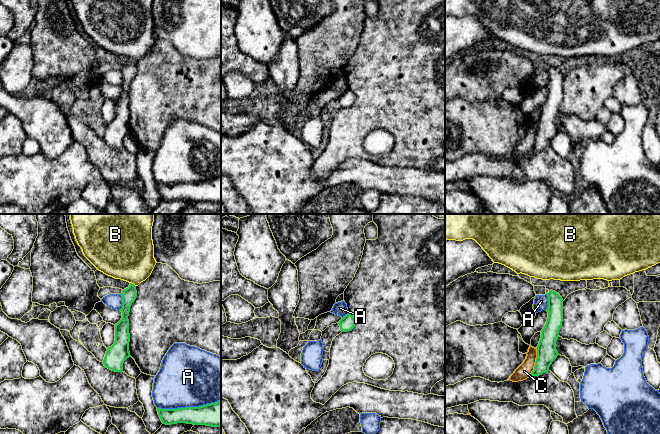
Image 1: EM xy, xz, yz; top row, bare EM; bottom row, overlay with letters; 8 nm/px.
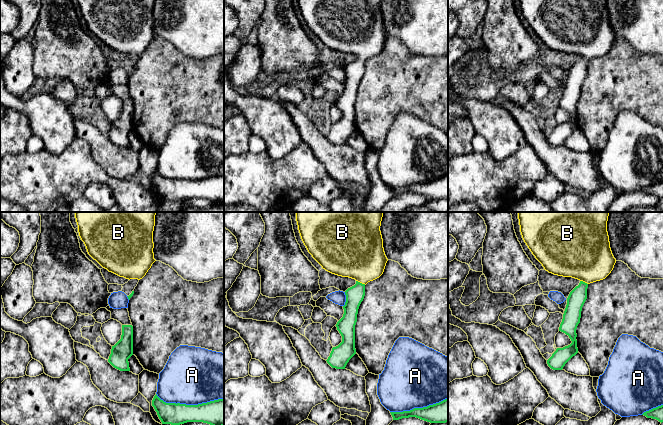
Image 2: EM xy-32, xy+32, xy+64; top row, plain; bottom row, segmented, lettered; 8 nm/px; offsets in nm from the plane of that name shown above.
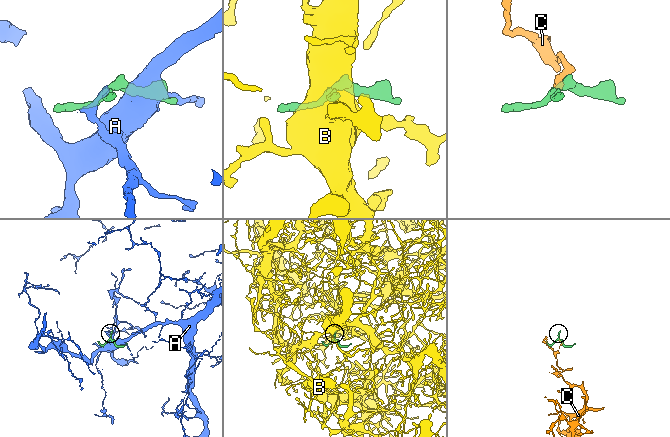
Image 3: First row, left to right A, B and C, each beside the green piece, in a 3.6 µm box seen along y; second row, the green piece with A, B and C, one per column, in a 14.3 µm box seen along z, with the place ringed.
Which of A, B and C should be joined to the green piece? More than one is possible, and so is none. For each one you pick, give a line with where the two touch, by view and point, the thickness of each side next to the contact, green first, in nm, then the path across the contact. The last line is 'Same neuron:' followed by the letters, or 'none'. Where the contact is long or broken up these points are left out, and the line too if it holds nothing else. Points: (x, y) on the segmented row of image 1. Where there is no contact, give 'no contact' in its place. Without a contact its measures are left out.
B: meets green in xy at (133, 284); 120 nm thick on the green side, 420 nm on the other; runs through xy (129, 294), (133, 284), (133, 264), (128, 254)
Same neuron: B

